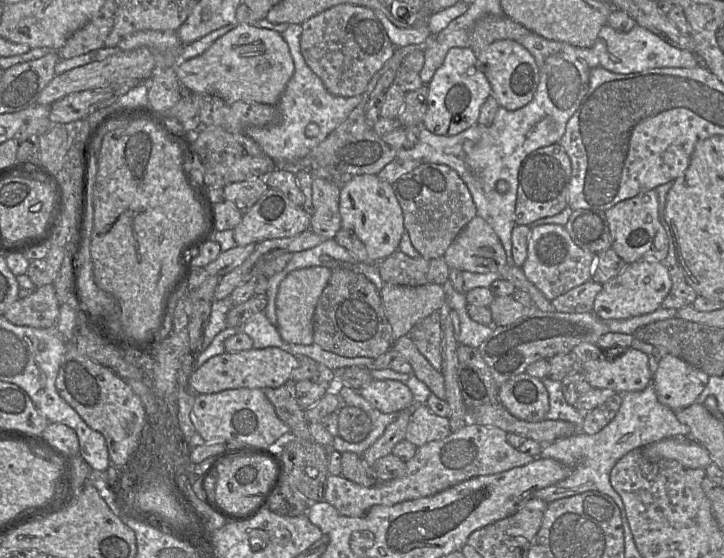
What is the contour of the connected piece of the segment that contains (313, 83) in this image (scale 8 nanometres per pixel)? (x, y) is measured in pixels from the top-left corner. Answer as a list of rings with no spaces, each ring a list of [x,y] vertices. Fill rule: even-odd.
[[[290,24],[281,34],[288,44],[295,70],[275,105],[279,111],[279,121],[265,127],[248,126],[244,130],[244,134],[252,138],[275,163],[298,161],[307,156],[314,147],[324,141],[335,128],[347,119],[362,99],[361,95],[341,97],[327,91],[321,79],[305,62],[300,50],[301,34],[301,24]],[[310,123],[316,123],[319,127],[318,135],[312,138],[305,134],[305,128]]]

